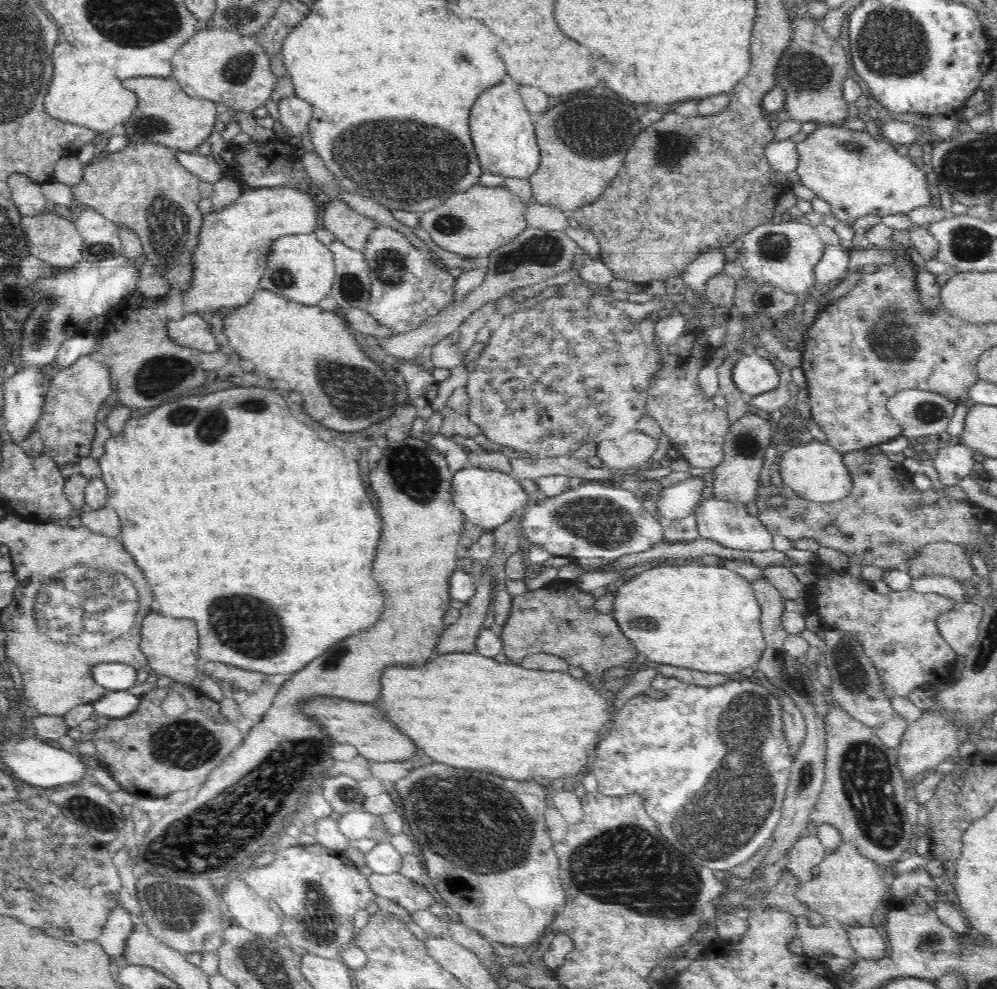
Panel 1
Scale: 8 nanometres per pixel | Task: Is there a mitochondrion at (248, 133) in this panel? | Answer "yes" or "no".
no

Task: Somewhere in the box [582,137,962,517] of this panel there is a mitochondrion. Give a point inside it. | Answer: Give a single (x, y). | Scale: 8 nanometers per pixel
(893, 337)

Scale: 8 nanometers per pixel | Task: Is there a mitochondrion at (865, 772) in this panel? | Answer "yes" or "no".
yes

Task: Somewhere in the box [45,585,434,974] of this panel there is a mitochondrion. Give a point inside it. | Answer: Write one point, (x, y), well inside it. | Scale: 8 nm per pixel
(212, 838)

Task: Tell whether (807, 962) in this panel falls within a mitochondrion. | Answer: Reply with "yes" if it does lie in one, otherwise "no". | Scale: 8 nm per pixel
no

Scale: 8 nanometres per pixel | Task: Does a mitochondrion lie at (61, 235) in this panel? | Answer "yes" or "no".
no

